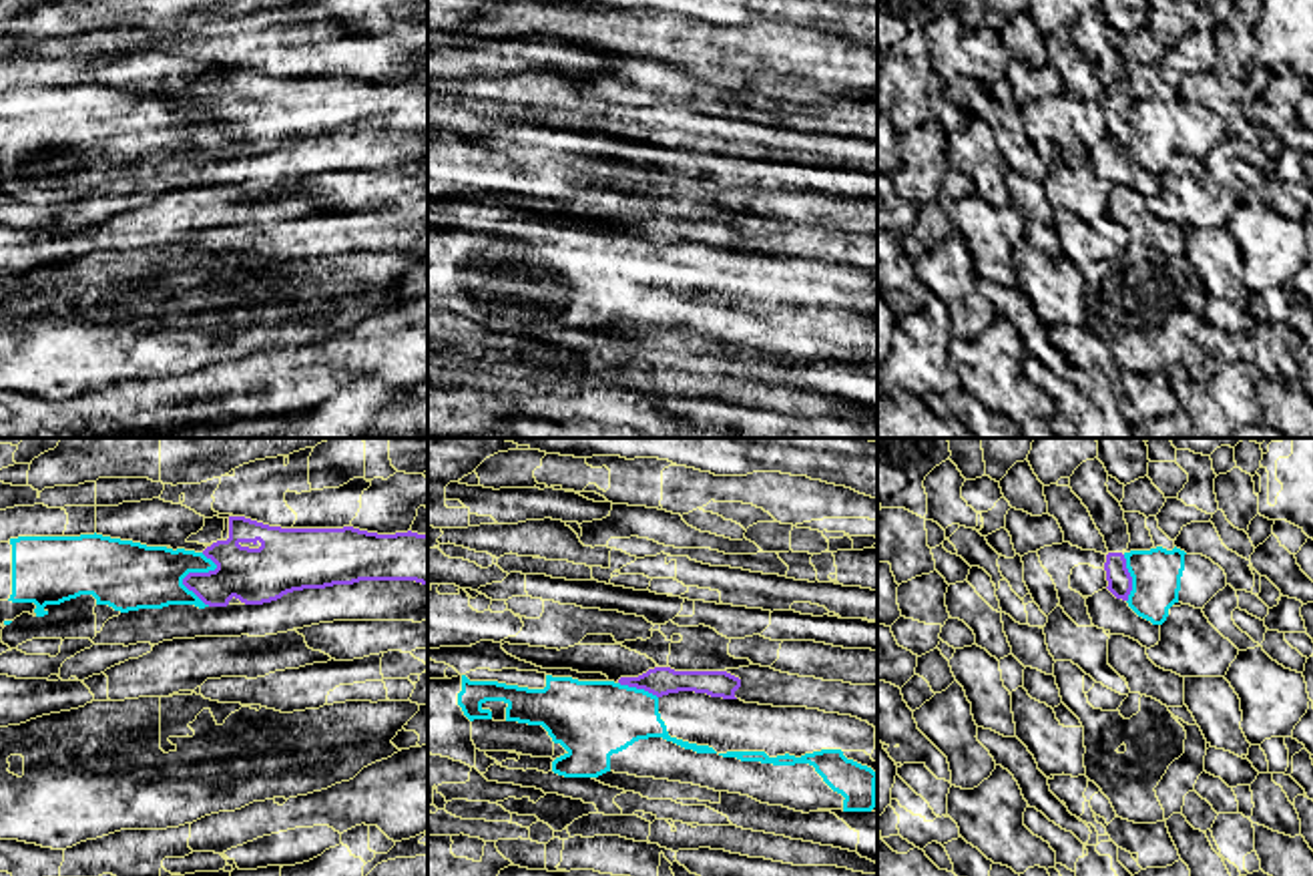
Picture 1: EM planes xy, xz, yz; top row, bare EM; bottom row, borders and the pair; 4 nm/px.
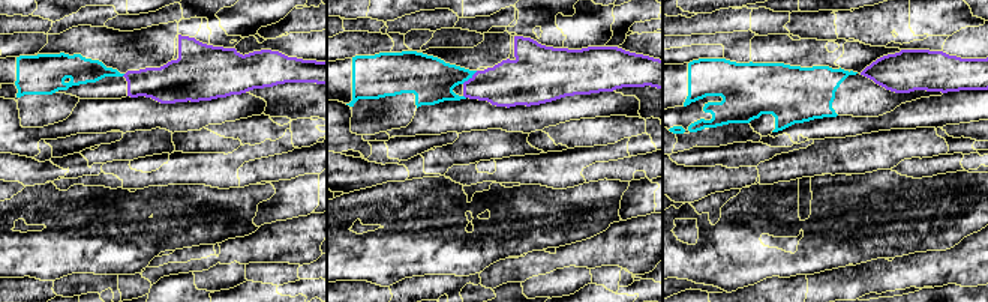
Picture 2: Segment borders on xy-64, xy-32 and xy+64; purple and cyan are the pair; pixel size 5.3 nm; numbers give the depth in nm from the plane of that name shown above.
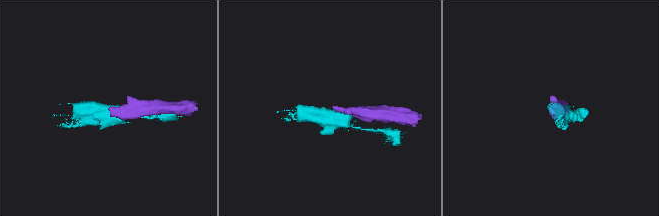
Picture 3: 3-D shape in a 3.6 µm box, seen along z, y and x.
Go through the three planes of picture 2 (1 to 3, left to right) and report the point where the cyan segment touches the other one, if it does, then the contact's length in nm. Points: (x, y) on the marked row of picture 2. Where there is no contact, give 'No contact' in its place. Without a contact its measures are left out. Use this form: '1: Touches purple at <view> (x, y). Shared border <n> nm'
1: No contact
2: Touches purple at xy-32 (470, 78). Shared border 110 nm
3: No contact

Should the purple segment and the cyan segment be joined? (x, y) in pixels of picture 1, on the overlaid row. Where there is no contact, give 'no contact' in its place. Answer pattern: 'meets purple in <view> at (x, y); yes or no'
meets purple in xy at (191, 573); no

